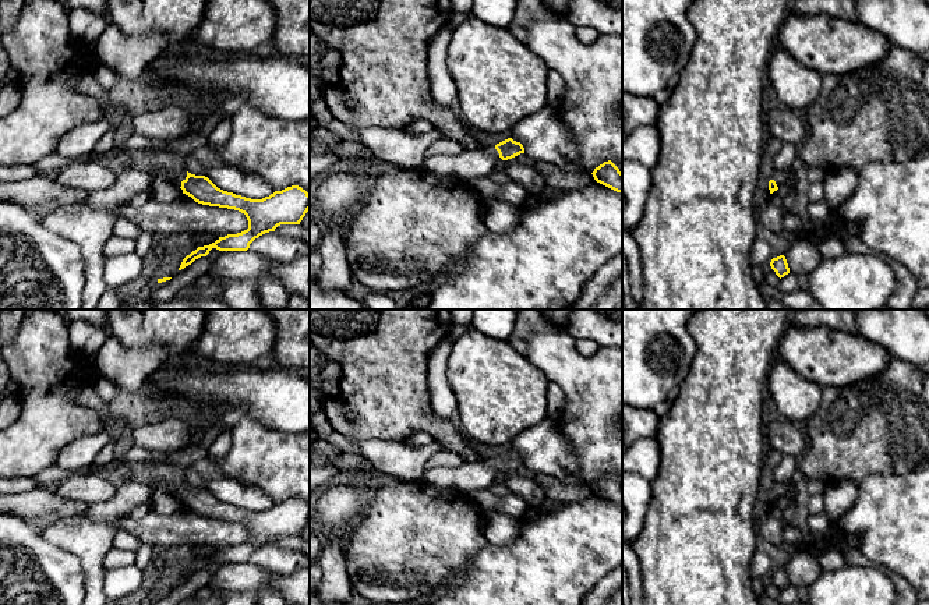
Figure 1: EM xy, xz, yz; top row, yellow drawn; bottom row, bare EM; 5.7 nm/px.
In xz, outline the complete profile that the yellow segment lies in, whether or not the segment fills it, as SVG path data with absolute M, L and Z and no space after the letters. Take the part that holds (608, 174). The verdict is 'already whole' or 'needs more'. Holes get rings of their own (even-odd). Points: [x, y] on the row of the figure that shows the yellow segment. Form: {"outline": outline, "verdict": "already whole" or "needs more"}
{"outline": "M604 162L591 173L594 180L617 192L622 192L622 173L611 162Z", "verdict": "already whole"}

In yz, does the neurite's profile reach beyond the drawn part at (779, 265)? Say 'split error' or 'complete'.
complete

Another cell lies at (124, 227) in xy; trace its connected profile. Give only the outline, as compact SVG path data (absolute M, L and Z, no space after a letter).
M119 216L113 226L113 234L137 240L142 234L142 230L133 220Z

